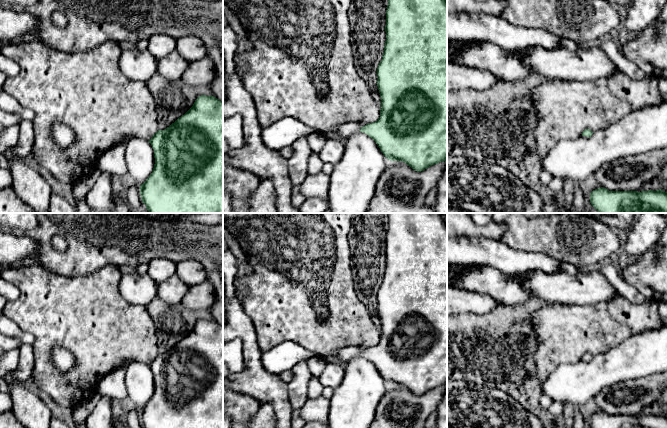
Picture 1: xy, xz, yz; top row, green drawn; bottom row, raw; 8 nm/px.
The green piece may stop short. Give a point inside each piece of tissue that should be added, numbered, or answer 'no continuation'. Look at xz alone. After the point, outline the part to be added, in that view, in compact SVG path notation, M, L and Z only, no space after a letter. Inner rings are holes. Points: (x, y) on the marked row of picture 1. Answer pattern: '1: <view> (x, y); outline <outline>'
1: xz (345, 130); outline M348 122L334 128L334 132L347 139L352 134L360 132L360 125L357 122Z

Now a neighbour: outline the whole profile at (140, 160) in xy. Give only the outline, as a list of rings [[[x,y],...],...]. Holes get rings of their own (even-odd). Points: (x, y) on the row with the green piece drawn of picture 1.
[[[132,138],[125,146],[128,175],[135,184],[141,185],[153,171],[154,150],[149,141],[142,138]]]

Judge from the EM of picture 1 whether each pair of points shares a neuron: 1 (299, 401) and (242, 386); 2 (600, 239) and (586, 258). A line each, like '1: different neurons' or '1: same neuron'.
1: different neurons
2: same neuron

